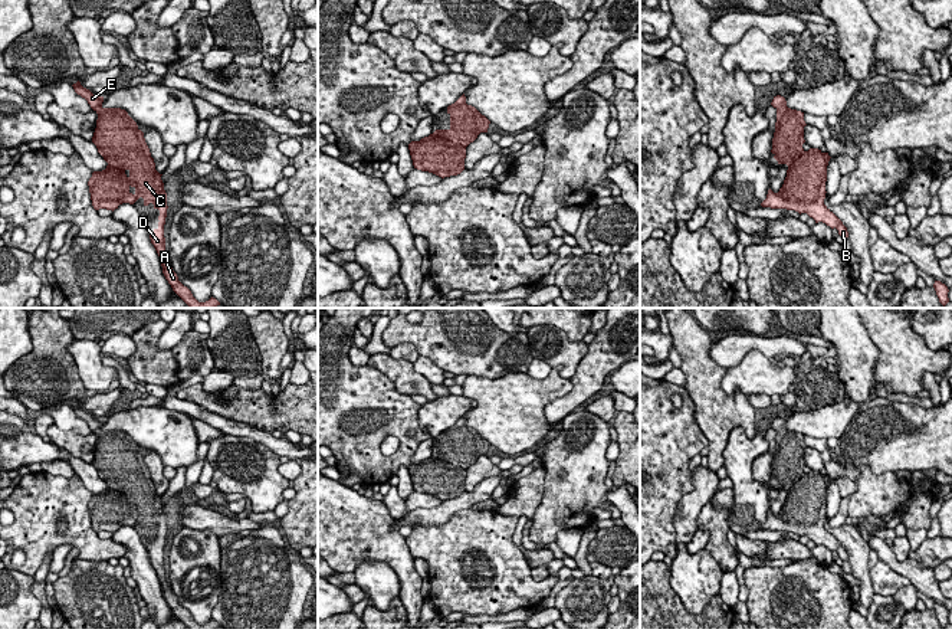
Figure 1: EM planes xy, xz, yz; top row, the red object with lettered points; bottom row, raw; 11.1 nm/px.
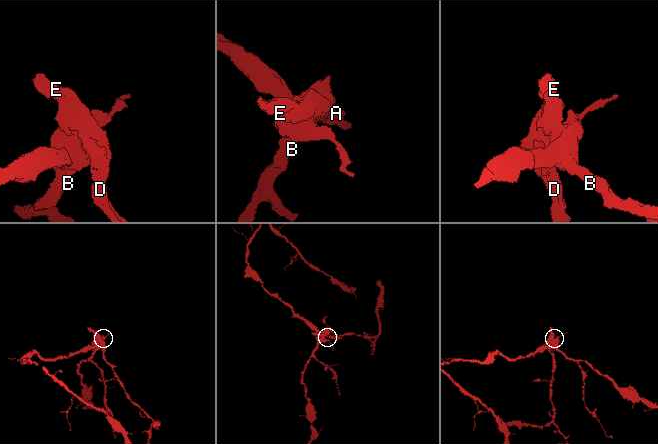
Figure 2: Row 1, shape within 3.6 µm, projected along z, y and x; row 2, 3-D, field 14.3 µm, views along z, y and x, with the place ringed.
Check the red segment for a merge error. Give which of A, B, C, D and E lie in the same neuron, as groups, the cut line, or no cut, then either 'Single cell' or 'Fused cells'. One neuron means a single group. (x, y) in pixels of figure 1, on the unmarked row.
Groups: A C D E / B. Split along xz (430, 456), (453, 462), (465, 469). Fused cells

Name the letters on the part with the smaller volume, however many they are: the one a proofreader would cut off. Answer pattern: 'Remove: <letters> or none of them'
Remove: A, C, D, E

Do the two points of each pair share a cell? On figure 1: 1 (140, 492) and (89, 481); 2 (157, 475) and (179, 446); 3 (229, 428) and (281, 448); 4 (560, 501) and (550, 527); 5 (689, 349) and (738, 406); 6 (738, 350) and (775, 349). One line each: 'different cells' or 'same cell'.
1: different cells
2: different cells
3: same cell
4: same cell
5: same cell
6: same cell

